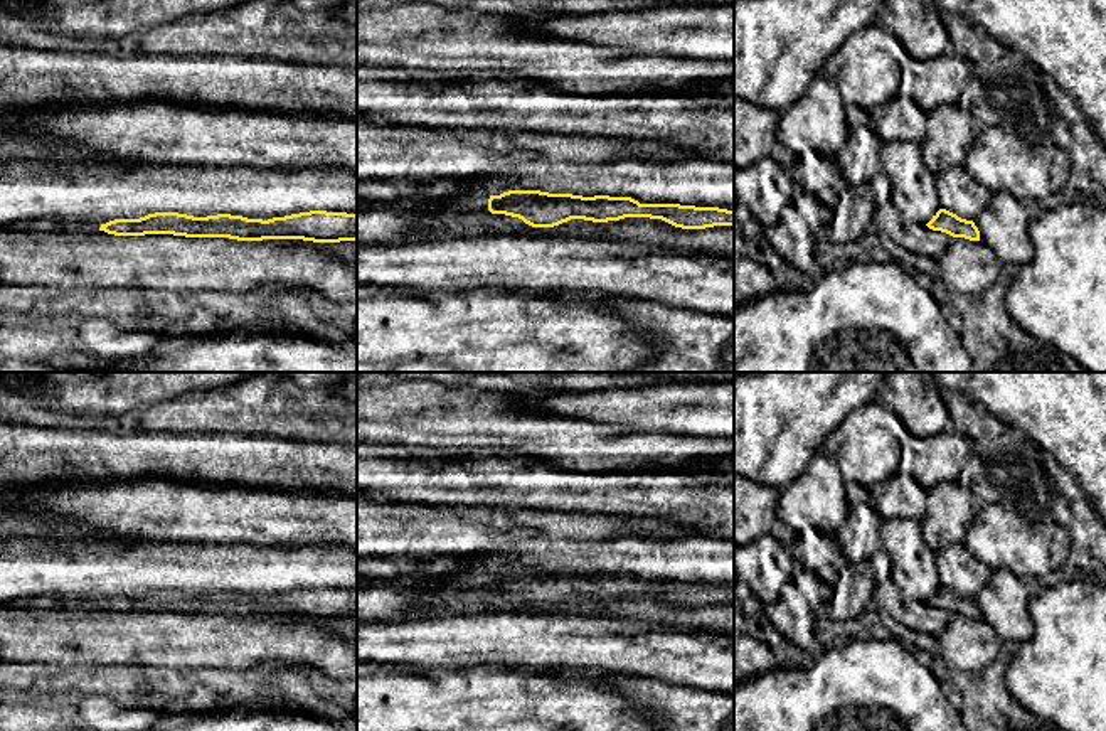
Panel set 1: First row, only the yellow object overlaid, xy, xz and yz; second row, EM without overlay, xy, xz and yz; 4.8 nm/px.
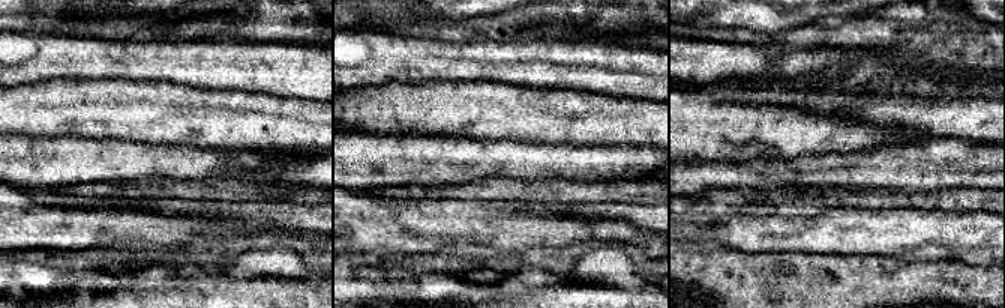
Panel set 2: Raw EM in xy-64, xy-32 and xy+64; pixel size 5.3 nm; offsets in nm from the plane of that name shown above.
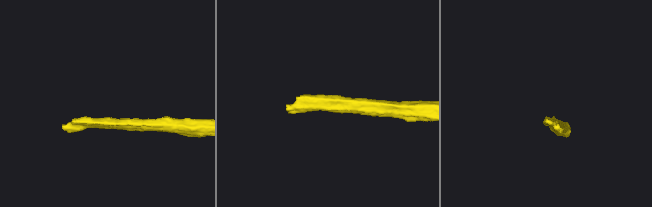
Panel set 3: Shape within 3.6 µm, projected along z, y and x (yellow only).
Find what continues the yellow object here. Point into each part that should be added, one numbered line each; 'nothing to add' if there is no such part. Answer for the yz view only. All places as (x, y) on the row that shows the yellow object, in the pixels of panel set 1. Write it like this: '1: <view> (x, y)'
nothing to add

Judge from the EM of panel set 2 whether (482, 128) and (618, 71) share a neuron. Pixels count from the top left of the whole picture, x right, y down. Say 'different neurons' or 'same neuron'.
different neurons

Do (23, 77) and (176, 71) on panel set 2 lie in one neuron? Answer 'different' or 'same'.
same

